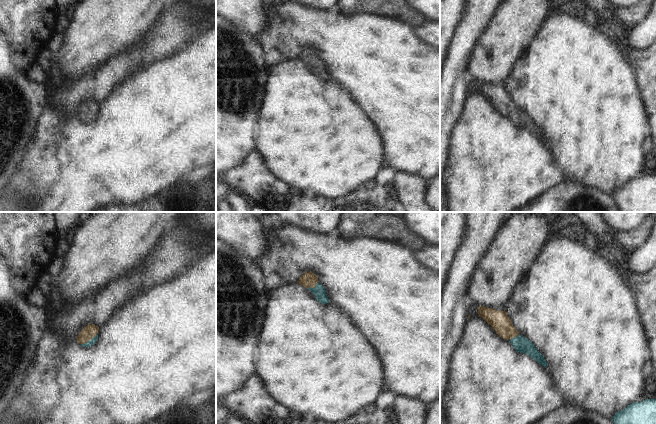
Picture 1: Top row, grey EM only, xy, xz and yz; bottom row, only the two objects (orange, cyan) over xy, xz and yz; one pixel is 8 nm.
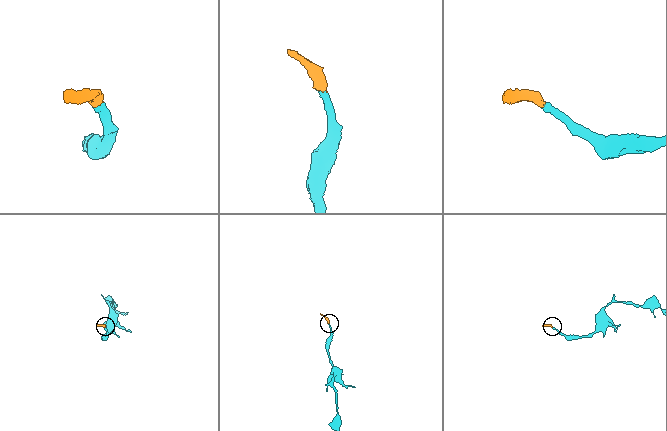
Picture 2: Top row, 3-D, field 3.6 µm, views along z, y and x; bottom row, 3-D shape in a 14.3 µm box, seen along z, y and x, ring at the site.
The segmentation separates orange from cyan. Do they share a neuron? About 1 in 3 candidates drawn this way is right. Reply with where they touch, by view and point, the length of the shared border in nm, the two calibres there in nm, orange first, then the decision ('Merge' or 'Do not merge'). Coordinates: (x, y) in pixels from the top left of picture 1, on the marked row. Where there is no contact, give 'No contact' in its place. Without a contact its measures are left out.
Touches orange at xy (88, 340). Shared border 170 nm. Thickness 110 nm (orange) against 50 nm. Merge.

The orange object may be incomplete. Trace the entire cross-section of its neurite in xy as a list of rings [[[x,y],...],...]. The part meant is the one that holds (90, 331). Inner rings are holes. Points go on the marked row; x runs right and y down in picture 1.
[[[88,324],[77,336],[77,342],[85,348],[94,345],[98,339],[98,331],[98,326]]]

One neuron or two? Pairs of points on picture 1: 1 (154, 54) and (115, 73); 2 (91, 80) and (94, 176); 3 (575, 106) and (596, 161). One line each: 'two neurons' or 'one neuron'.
1: one neuron
2: two neurons
3: one neuron

